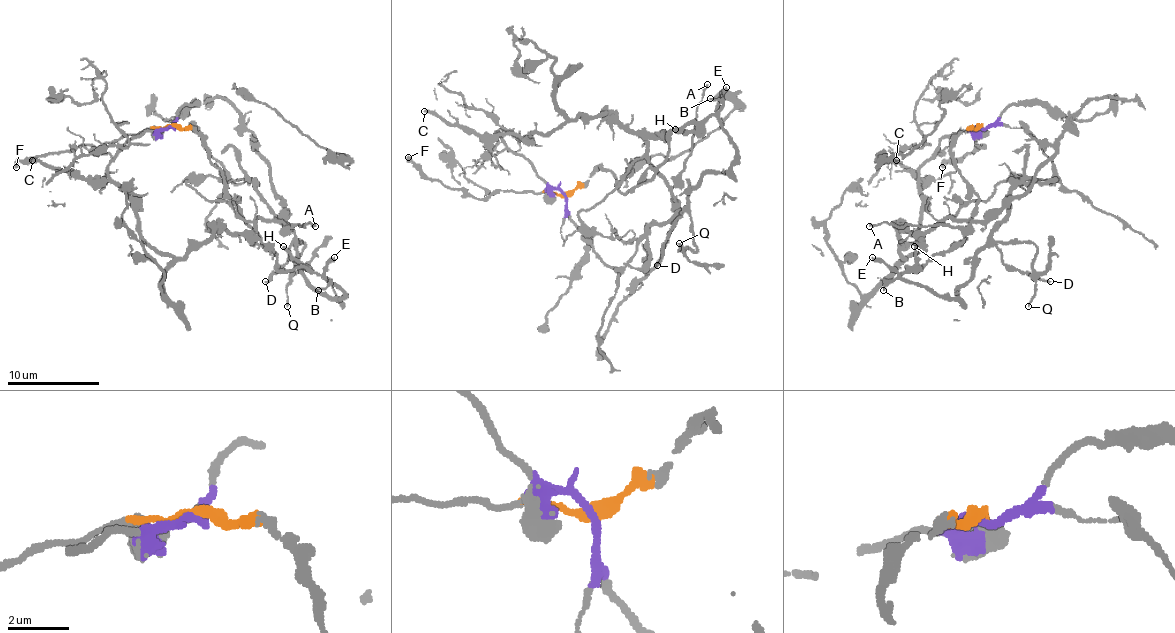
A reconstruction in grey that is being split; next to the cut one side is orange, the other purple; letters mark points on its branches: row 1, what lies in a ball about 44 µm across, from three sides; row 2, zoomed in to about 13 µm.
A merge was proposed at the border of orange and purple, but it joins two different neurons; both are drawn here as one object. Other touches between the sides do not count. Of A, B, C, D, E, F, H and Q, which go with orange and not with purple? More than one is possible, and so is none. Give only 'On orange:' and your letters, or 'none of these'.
On orange: B, D, E, F, H, Q

